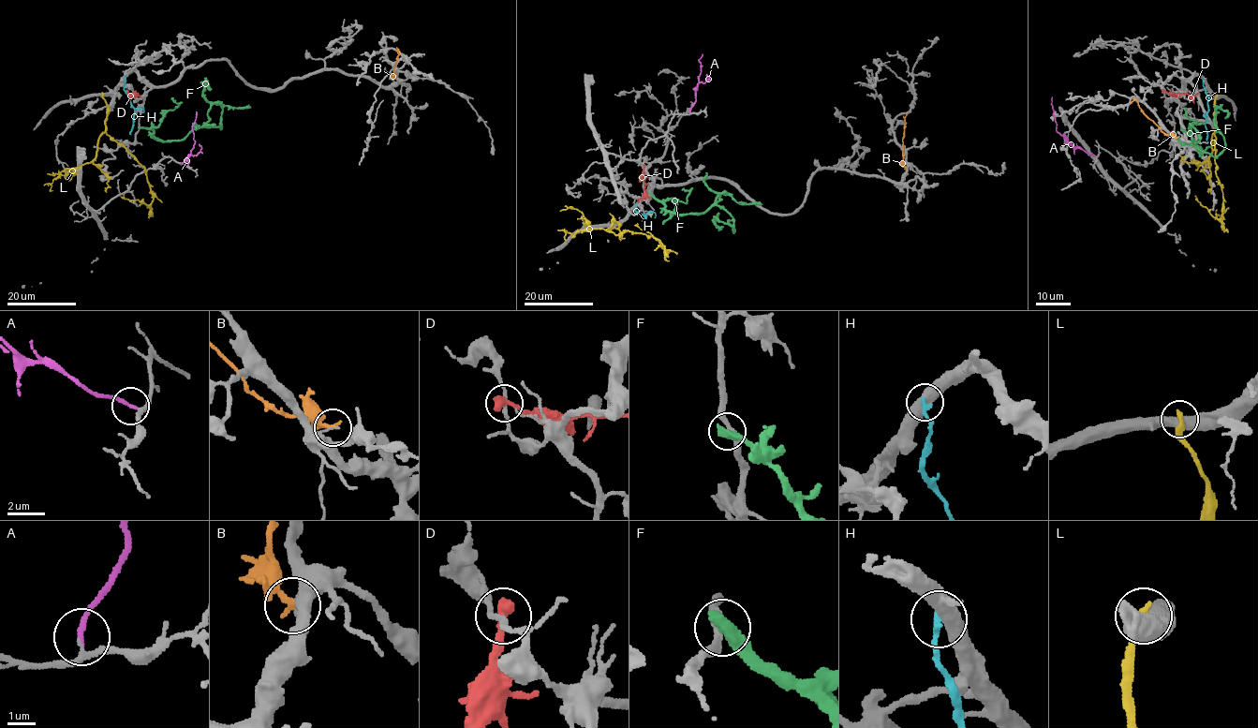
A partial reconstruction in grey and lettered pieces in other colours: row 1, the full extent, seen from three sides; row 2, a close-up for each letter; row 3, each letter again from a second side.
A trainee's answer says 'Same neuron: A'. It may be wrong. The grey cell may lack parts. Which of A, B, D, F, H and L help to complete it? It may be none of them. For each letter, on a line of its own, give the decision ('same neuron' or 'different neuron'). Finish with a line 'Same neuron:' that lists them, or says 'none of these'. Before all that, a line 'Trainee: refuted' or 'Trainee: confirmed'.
Trainee: confirmed
A: same neuron
B: different neuron
D: different neuron
F: different neuron
H: different neuron
L: different neuron
Same neuron: A

